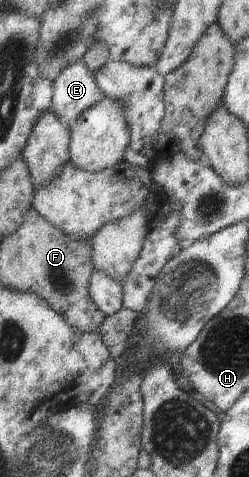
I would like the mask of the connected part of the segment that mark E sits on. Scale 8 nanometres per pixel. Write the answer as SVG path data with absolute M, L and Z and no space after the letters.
M82 59L67 67L54 82L51 110L71 128L85 112L102 102L104 94L96 74Z

